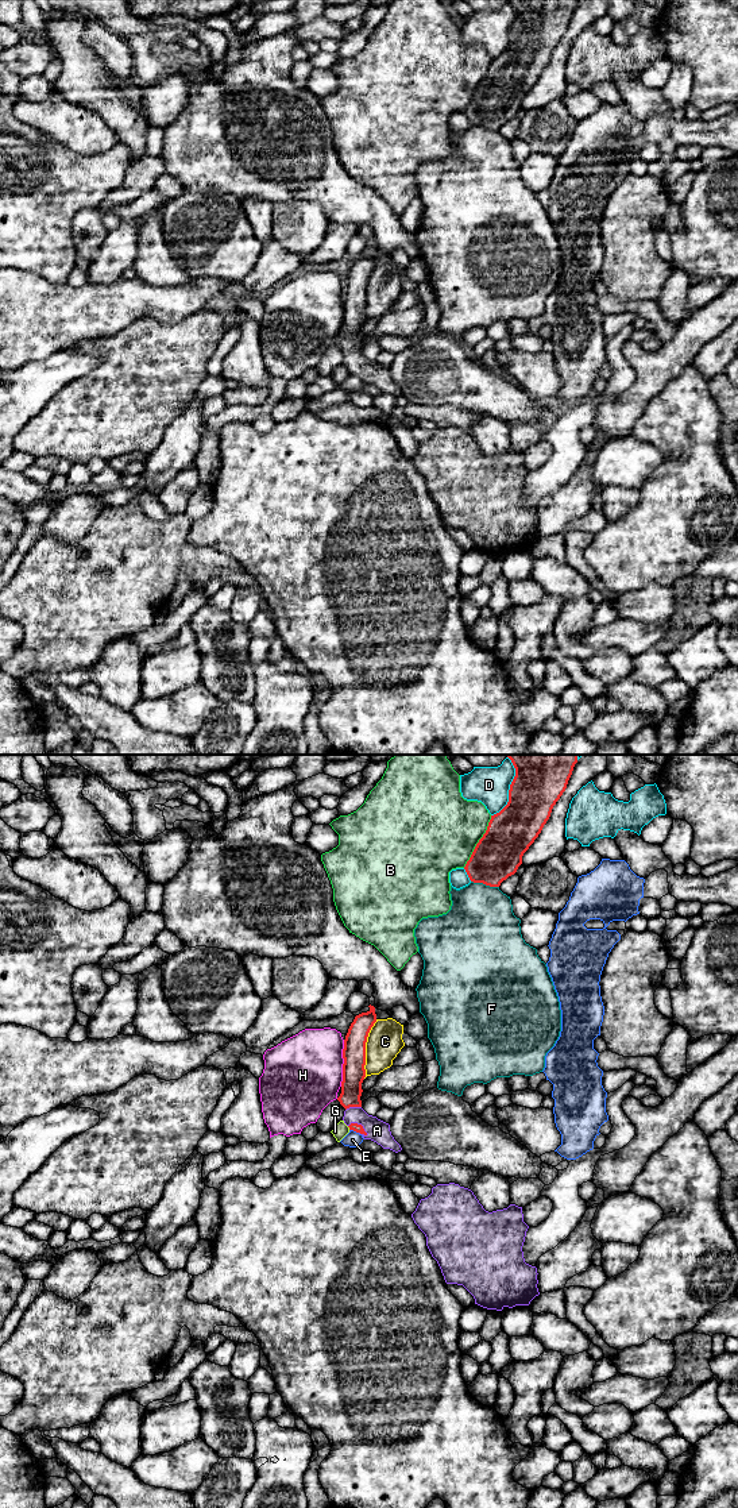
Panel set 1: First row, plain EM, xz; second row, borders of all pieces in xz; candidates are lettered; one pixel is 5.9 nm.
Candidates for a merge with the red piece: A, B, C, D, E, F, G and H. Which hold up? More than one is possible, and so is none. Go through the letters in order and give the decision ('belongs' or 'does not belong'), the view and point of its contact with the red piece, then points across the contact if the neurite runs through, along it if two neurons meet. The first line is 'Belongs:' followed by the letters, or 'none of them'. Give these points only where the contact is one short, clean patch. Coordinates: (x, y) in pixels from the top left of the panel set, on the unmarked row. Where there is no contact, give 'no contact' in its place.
Belongs: A
A: belongs; meets red in xz at (359, 369); runs through xz (356, 371), (359, 369), (367, 369), (377, 374)
B: does not belong; meets red in xz at (479, 85)
C: does not belong; meets red in xz at (364, 293)
D: does not belong; meets red in xz at (510, 31)
E: does not belong; meets red in xz at (354, 374); border along xz (350, 373), (358, 377)
F: does not belong; meets red in xz at (485, 127)
G: does not belong; meets red in xz at (348, 370)
H: does not belong; meets red in xz at (344, 307); border along xz (344, 284), (343, 324), (340, 330)

